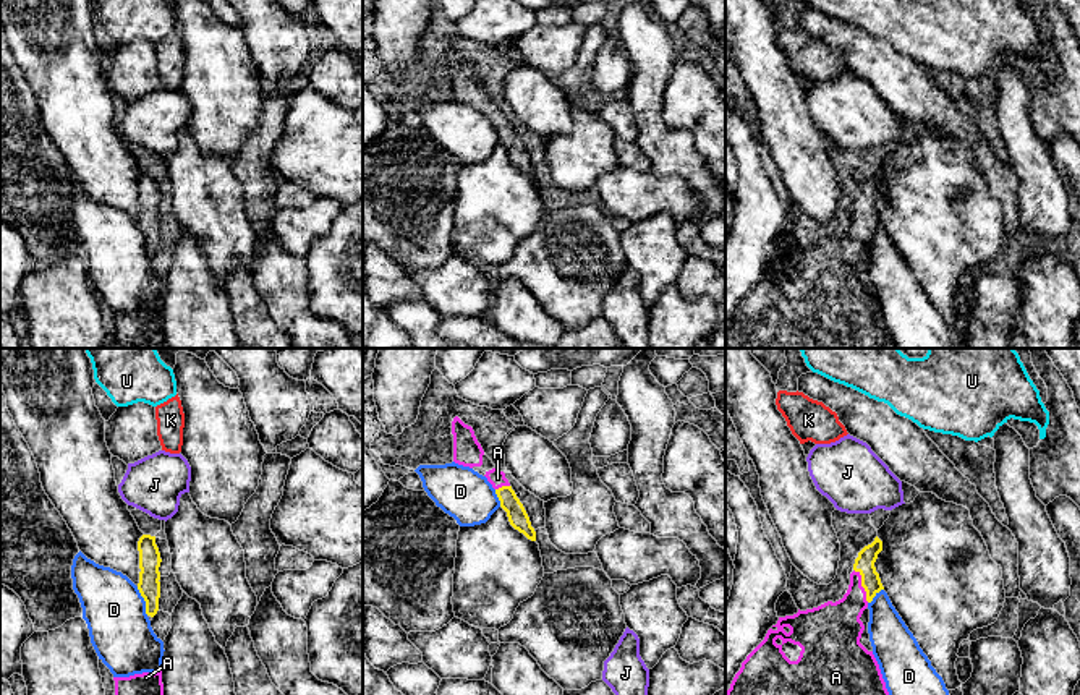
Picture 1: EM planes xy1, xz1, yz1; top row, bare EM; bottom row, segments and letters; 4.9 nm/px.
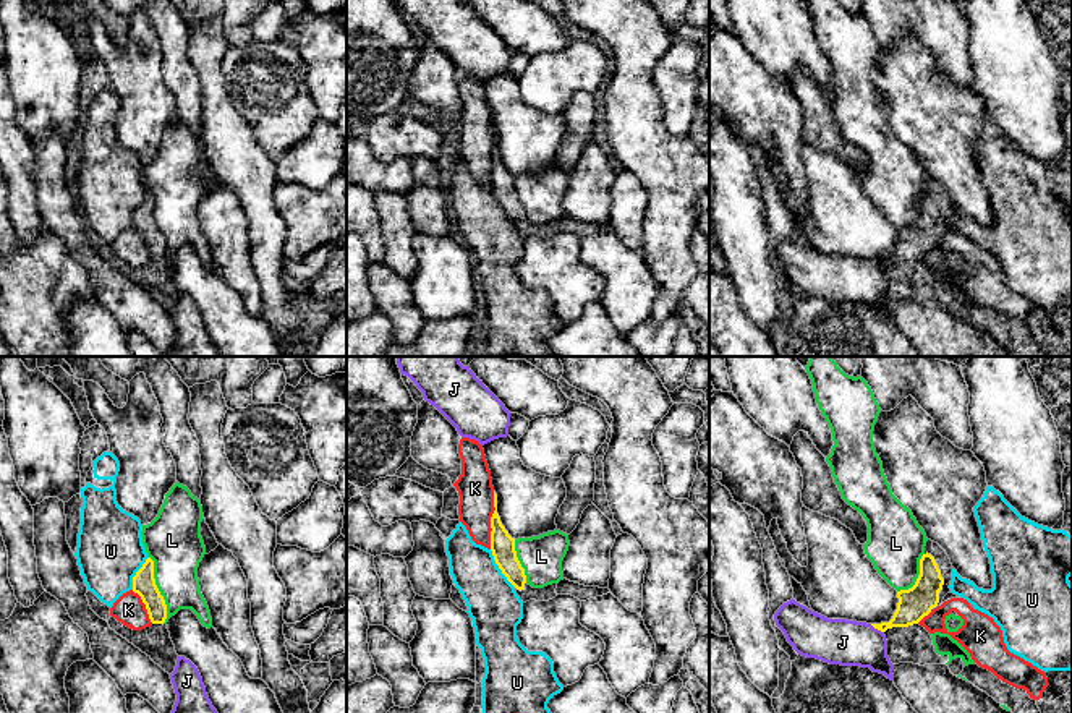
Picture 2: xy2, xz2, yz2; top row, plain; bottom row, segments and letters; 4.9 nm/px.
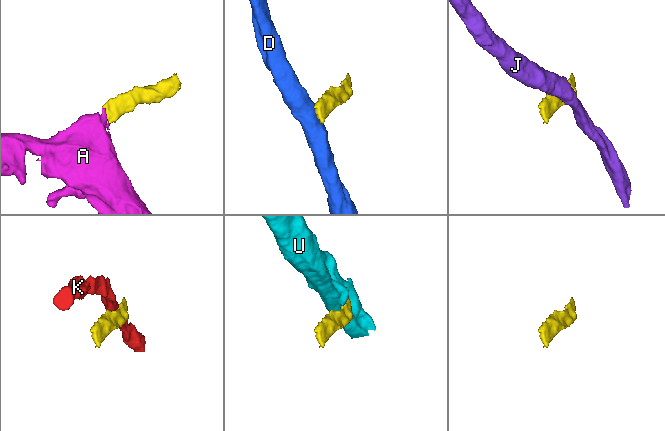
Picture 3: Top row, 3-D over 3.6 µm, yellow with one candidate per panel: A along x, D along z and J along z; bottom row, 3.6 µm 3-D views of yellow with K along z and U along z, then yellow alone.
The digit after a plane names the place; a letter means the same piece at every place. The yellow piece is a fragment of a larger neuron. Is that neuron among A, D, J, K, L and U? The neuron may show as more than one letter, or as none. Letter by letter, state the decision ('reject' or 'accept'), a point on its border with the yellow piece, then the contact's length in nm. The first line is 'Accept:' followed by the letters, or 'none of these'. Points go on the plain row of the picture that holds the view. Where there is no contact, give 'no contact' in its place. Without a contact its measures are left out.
Accept: A
A: accept; contact yz1 (862, 222); length 180 nm
D: reject; contact xy1 (144, 237); length 160 nm
J: reject; contact yz2 (876, 264); length 80 nm
K: reject; contact xz2 (491, 157); length 280 nm
L: reject; contact xy2 (157, 226); length 340 nm
U: reject; contact xz2 (499, 204); length 240 nm

